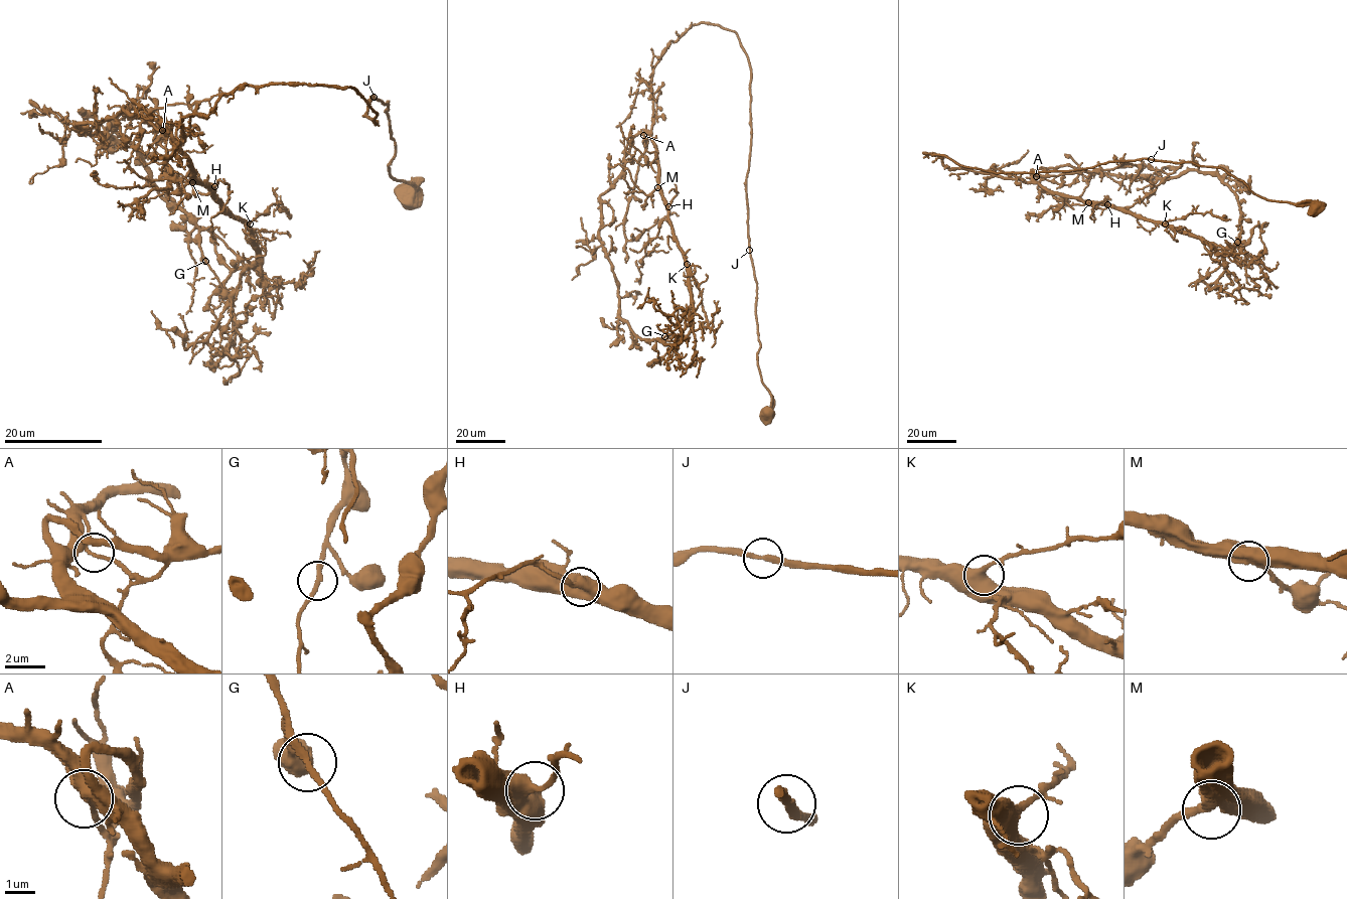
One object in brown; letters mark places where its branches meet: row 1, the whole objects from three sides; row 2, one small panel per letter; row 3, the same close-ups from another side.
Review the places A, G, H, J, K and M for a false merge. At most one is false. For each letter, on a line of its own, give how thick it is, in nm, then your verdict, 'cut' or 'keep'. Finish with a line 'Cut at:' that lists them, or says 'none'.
A: 240 nm | keep
G: 240 nm | keep
H: 480 nm | keep
J: 260 nm | keep
K: 550 nm | keep
M: 480 nm | keep
Cut at: none

